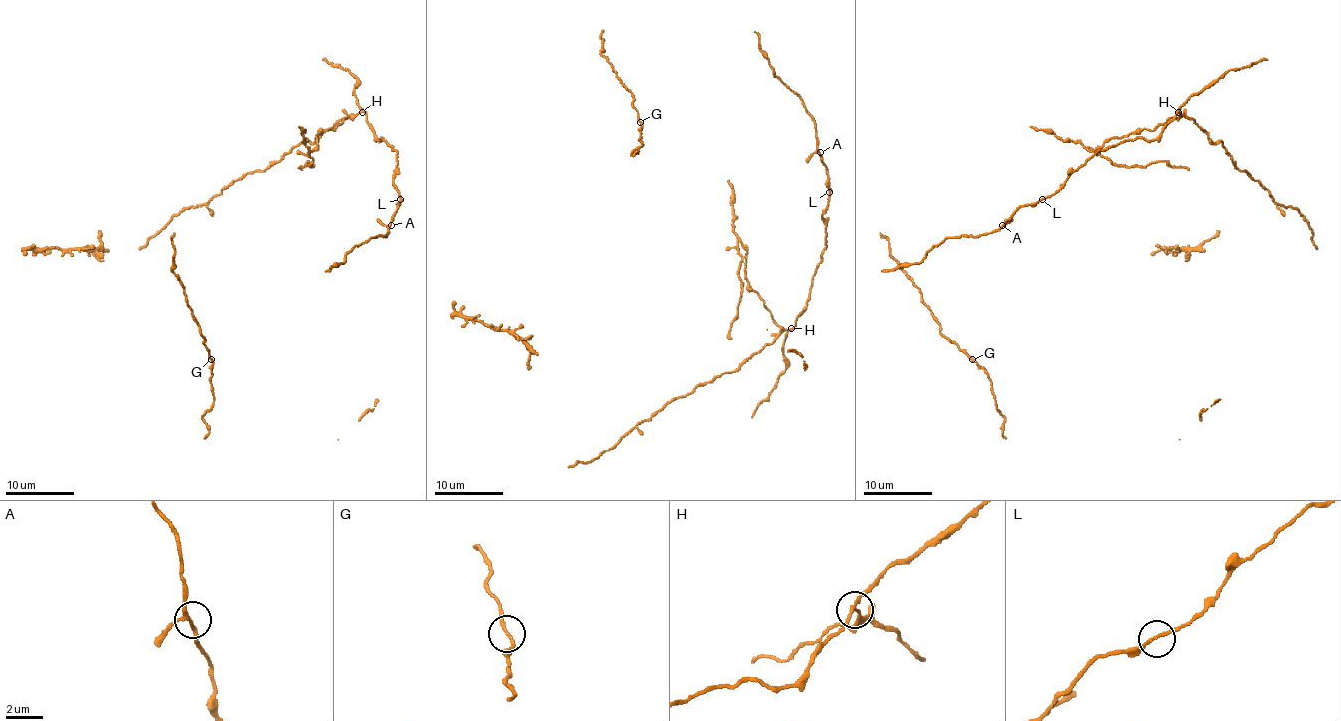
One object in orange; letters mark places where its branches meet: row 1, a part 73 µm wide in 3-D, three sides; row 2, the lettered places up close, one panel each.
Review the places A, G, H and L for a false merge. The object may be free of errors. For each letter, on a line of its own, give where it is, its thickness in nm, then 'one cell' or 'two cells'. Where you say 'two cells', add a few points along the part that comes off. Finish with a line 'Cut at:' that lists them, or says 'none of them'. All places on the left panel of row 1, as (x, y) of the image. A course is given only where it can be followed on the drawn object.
A: (391, 225) | 180 nm | one cell
G: (211, 359) | 180 nm | one cell
H: (362, 112) | 160 nm | two cells | (362, 112), (338, 121), (313, 143), (304, 141), (265, 170), (244, 173), (205, 204), (174, 214), (139, 249)
L: (400, 199) | 180 nm | one cell
Cut at: H

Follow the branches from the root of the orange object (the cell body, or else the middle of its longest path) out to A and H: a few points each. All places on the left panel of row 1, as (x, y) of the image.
A: (398, 206), (391, 225)
H: (398, 206), (400, 192), (393, 182), (396, 153), (384, 139), (376, 138), (367, 115), (362, 112)

